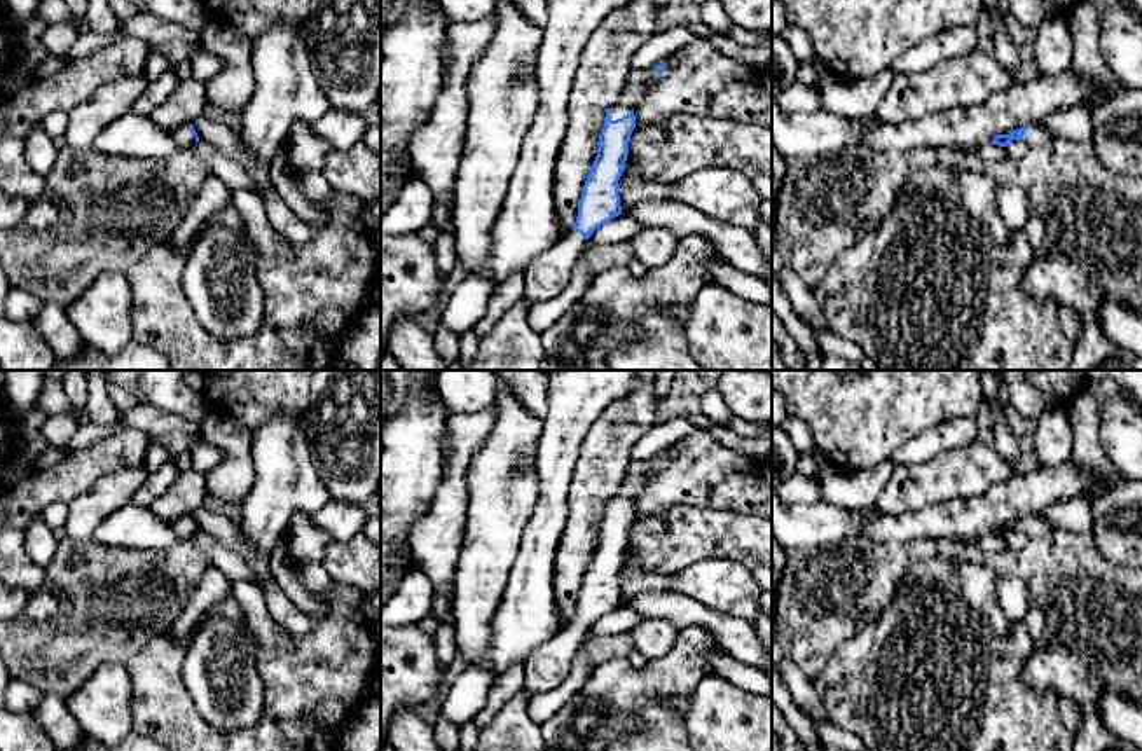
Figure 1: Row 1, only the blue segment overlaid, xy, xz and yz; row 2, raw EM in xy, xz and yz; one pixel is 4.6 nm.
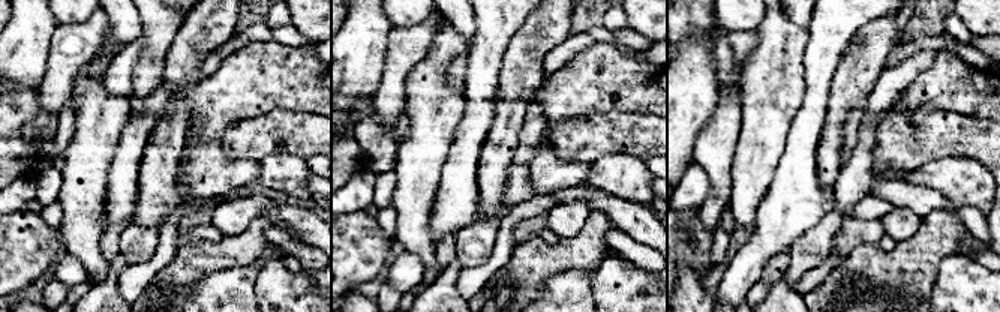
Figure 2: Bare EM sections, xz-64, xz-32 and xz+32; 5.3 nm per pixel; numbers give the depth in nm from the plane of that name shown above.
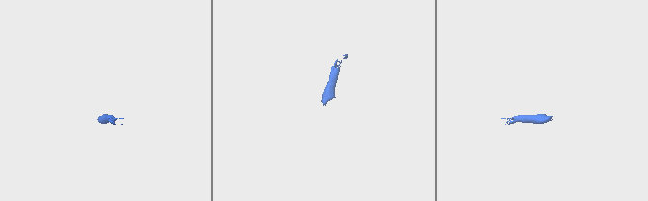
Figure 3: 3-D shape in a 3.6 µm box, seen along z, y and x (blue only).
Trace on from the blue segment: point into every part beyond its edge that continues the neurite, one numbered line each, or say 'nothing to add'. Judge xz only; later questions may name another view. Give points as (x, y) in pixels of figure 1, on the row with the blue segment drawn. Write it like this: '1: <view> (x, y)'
1: xz (638, 81)
2: xz (545, 276)

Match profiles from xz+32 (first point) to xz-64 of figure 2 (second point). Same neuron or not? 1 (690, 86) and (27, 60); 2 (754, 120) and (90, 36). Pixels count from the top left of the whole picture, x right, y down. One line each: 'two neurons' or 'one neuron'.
1: one neuron
2: two neurons

